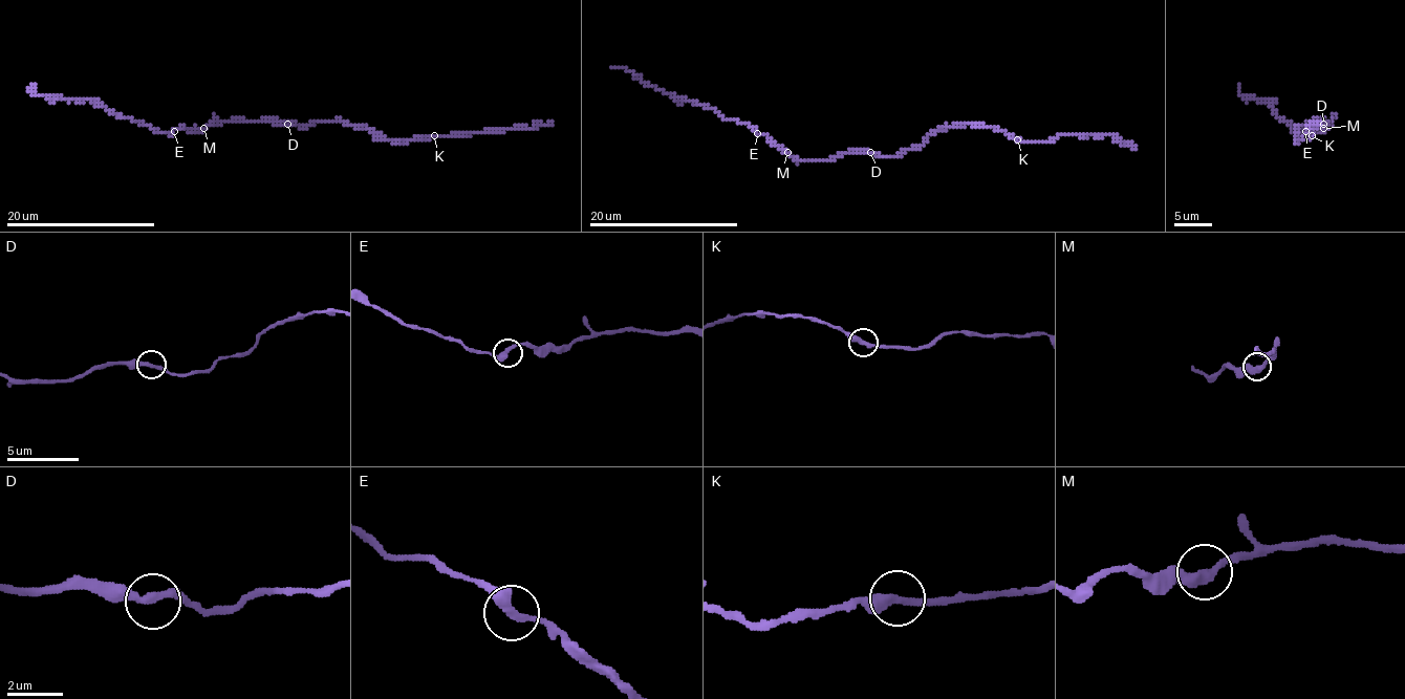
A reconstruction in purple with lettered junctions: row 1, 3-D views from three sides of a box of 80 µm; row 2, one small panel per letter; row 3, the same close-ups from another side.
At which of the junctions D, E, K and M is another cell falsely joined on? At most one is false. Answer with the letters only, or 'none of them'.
K

